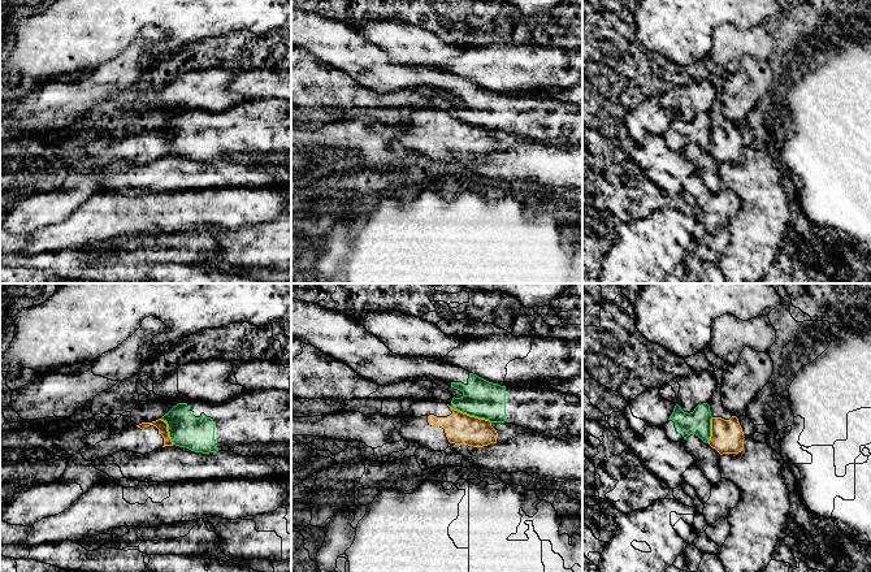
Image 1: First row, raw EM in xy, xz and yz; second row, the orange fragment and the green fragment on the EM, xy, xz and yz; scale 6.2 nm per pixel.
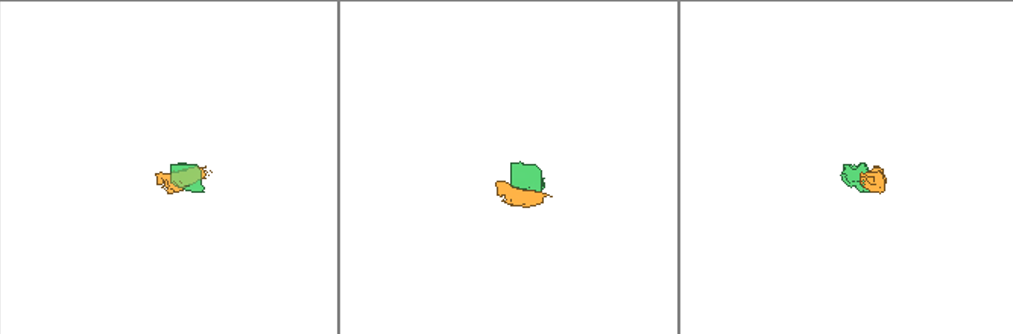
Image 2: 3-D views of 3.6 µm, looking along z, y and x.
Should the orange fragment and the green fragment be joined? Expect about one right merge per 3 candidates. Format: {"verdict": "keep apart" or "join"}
{"verdict": "keep apart"}

